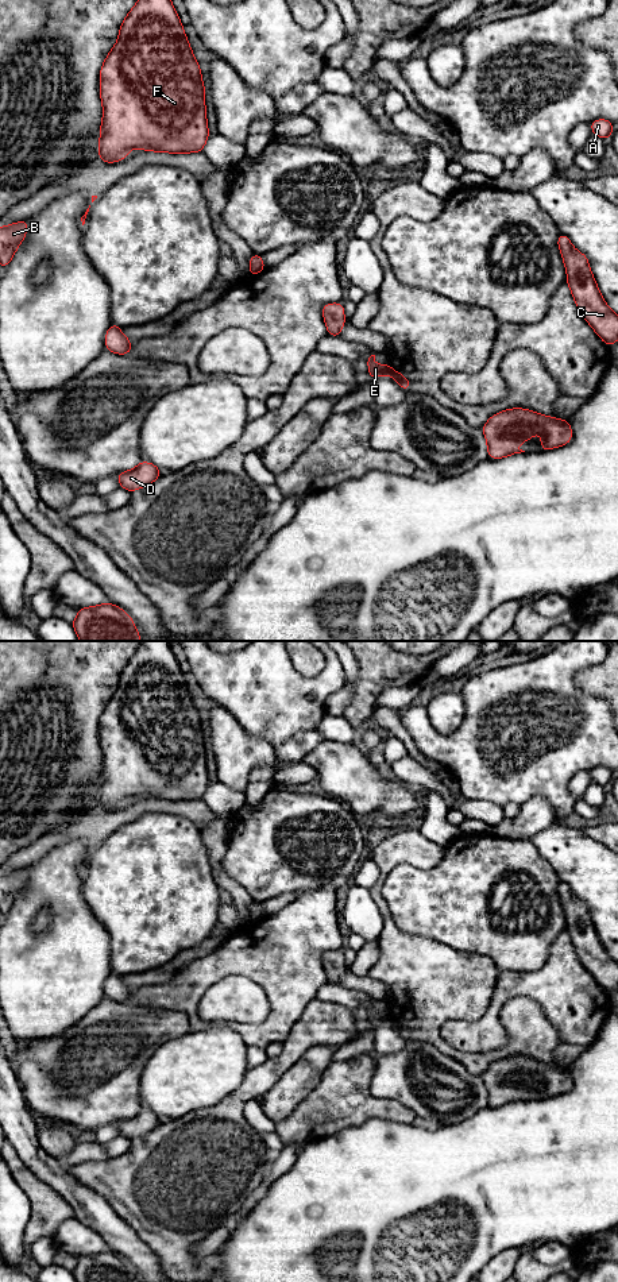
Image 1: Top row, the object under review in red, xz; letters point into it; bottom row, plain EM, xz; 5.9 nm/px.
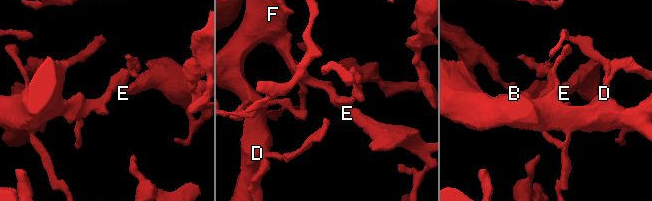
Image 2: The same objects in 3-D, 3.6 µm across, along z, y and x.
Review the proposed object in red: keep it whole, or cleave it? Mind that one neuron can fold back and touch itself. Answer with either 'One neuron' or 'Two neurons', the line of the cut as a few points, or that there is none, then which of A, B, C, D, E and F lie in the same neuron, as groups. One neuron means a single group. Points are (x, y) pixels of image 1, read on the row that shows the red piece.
One neuron. No split. Groups: A B C D E F

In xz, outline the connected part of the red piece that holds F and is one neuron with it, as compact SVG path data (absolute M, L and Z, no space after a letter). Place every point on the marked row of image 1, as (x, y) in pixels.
M138 0L128 12L119 30L119 39L113 49L108 53L100 69L100 99L103 103L103 121L100 127L99 158L107 163L115 163L130 158L125 152L132 148L143 148L147 151L188 154L201 152L209 138L206 109L205 109L205 86L201 77L201 67L197 63L192 47L184 31L184 26L177 15L171 0Z

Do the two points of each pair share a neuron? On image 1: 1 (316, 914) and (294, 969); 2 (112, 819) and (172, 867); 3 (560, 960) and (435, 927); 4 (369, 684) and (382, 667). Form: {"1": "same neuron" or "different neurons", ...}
{"1": "same neuron", "2": "different neurons", "3": "different neurons", "4": "same neuron"}

